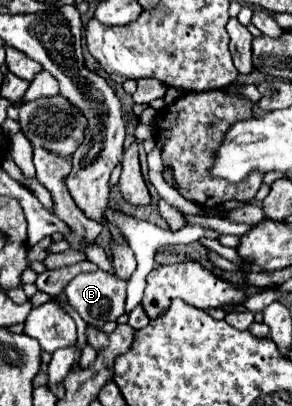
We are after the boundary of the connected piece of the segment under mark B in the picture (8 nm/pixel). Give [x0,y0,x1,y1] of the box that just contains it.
[64,270,126,326]

